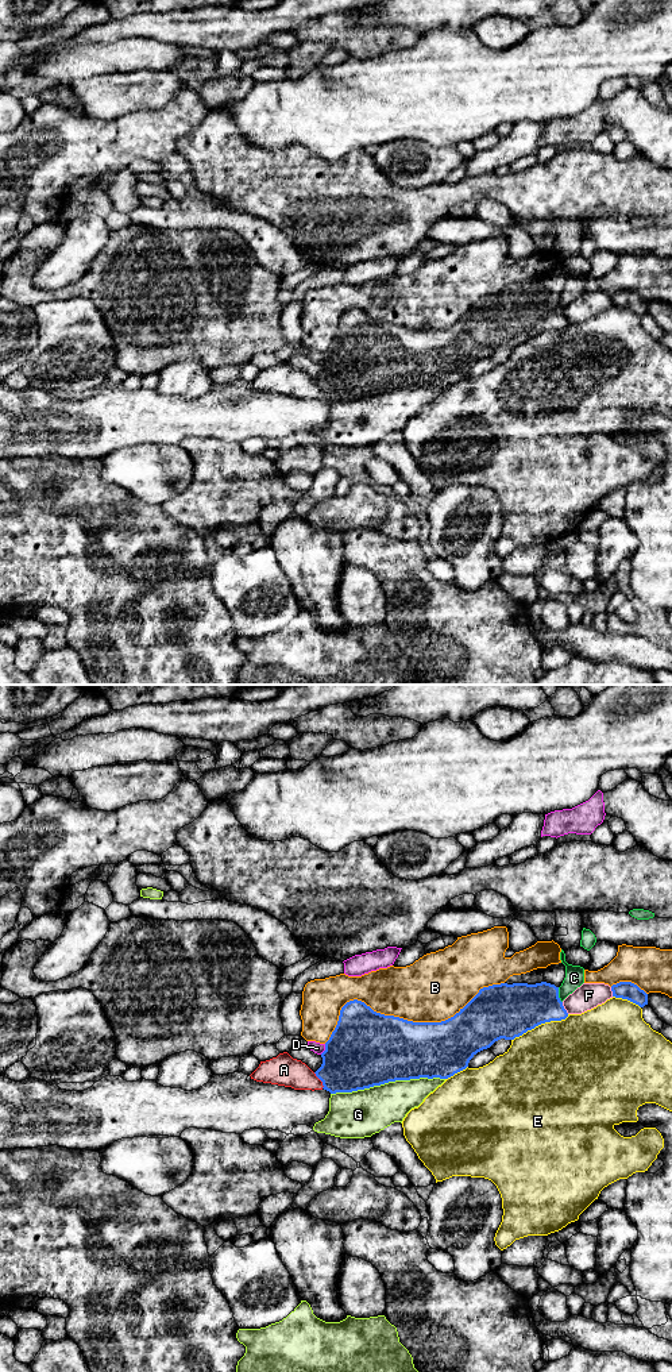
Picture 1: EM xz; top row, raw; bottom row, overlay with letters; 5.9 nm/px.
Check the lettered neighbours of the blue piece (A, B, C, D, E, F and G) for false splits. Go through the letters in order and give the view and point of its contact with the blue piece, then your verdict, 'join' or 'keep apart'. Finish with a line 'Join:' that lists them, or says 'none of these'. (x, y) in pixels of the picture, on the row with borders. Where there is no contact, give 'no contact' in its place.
A: xz (320, 1079) | keep apart
B: xz (405, 1020) | keep apart
C: xz (557, 995) | keep apart
D: xz (325, 1049) | keep apart
E: xz (540, 1024) | keep apart
F: xz (563, 1008) | keep apart
G: xz (387, 1082) | keep apart
Join: none of these

